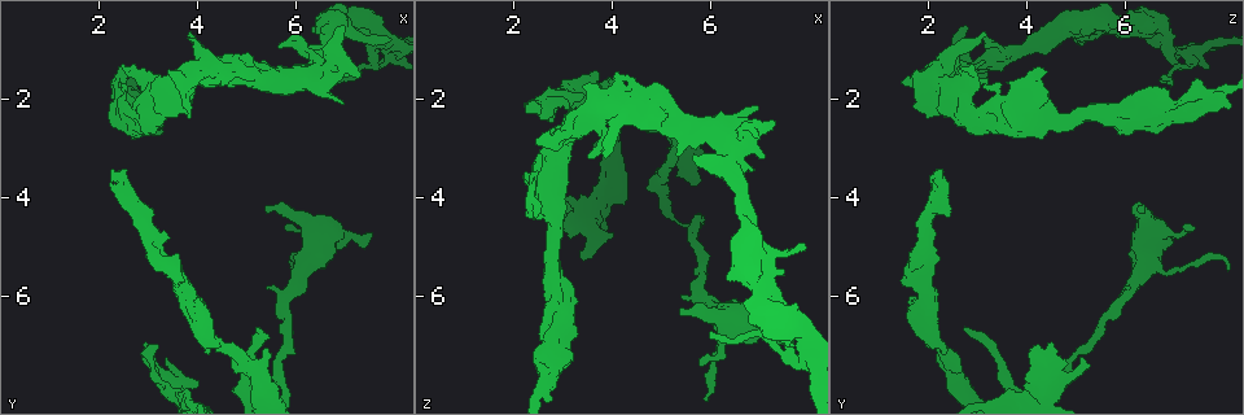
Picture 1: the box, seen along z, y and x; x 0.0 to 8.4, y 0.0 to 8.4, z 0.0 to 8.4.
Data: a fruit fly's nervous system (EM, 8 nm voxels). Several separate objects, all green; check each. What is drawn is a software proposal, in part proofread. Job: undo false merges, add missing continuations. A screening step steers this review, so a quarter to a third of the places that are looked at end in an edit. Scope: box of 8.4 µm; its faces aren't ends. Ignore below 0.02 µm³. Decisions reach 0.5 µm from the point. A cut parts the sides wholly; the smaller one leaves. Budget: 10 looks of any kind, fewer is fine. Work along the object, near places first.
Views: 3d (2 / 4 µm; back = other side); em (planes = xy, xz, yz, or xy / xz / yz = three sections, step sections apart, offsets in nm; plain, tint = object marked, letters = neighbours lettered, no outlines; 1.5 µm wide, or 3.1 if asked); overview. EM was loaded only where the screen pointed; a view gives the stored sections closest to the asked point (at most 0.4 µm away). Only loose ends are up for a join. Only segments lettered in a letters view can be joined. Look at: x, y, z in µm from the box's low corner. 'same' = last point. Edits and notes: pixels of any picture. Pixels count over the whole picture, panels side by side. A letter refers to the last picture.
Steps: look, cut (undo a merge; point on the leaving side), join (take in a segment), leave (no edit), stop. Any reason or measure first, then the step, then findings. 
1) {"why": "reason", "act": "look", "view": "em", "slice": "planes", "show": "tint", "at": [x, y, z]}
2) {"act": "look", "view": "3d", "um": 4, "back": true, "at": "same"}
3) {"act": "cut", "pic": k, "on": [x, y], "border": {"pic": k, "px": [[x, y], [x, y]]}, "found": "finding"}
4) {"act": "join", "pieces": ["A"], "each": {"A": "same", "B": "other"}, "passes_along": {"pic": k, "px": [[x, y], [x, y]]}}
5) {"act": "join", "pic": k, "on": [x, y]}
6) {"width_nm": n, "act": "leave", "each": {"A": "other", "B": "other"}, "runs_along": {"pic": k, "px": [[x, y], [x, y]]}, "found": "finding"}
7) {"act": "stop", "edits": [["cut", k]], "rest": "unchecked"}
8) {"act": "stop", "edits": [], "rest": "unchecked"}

{"why": "branch stops here", "act": "look", "view": "3d", "um": 4, "at": [7.85, 0.75, 4.95]}

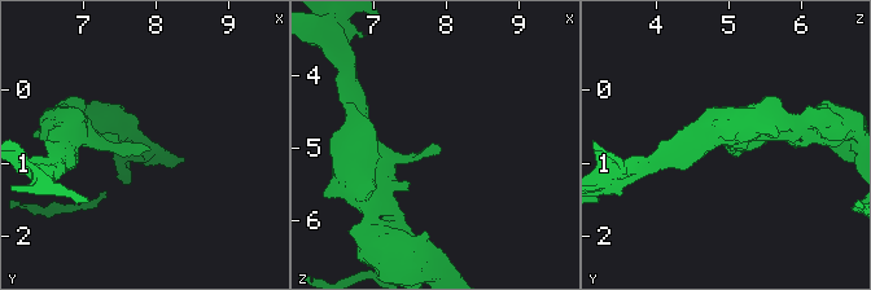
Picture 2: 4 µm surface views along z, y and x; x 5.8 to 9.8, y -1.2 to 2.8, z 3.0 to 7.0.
{"act": "look", "view": "em", "slice": "planes", "show": "letters", "at": [7.90, 0.80, 4.95]}

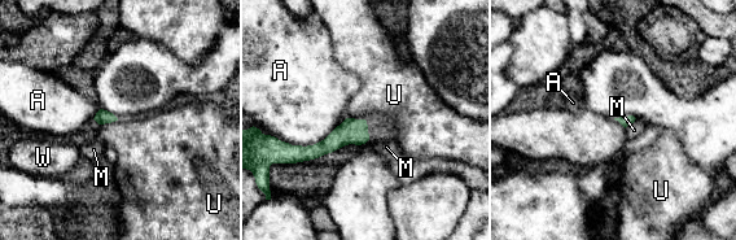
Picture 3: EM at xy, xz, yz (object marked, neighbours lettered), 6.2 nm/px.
{"act": "leave", "each": {"A": "other", "M": "other", "U": "other", "W": "other"}, "runs_along": {"pic": 3, "px": [[364, 127], [316, 151], [293, 148]]}, "found": "no lettered segment goes on from it"}

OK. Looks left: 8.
{"why": "three arms meet", "act": "look", "view": "3d", "um": 4, "at": [7.50, 0.60, 6.70]}

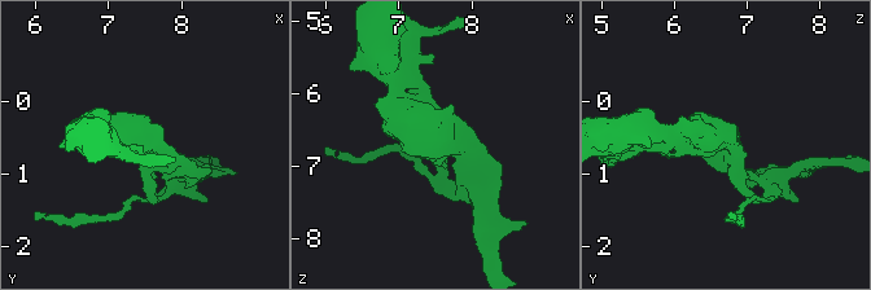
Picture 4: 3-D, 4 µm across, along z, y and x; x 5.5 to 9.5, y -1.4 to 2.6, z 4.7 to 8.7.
{"why": "now the EM", "act": "look", "view": "em", "slice": "yz", "step": 4, "show": "letters", "at": [7.45, 0.55, 6.65]}

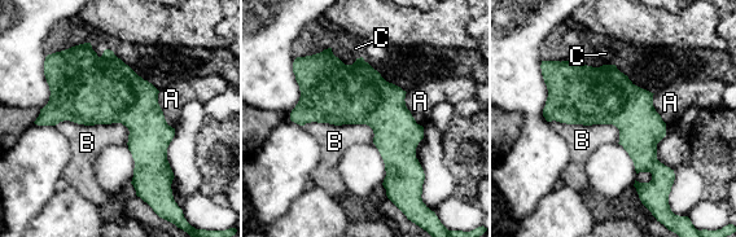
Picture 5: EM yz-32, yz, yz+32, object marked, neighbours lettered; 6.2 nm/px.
{"width_nm": 360, "act": "leave", "each": {"A": "other", "B": "other", "C": "other"}, "found": "one neuron here"}

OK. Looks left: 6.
{"act": "look", "view": "em", "slice": "planes", "show": "letters", "at": [2.65, 1.75, 6.60]}

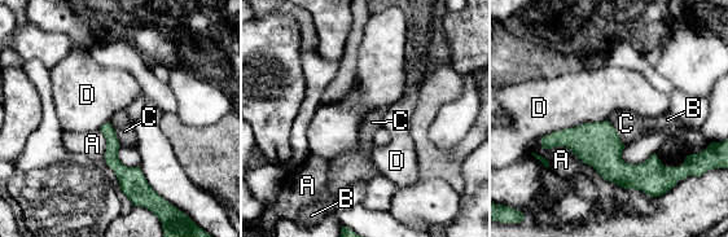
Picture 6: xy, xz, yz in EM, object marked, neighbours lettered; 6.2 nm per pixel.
{"act": "leave", "each": {"A": "other", "B": "other", "C": "other", "D": "other"}, "border": {"pic": 6, "px": [[606, 119], [556, 130], [542, 139]]}, "found": "none of them fits"}

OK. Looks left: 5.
{"act": "look", "view": "3d", "um": 2, "at": [4.40, 7.00, 2.30]}

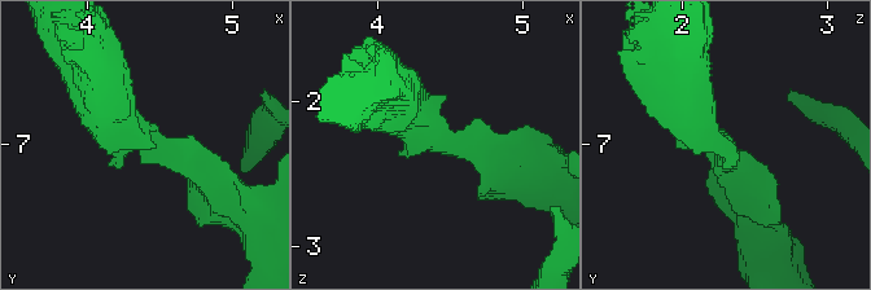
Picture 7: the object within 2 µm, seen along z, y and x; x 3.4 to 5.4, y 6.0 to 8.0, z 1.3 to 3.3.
{"arm_widths_nm": [260, 380], "act": "look", "view": "em", "slice": "xz", "step": 8, "show": "tint", "at": [4.46, 6.98, 2.28]}

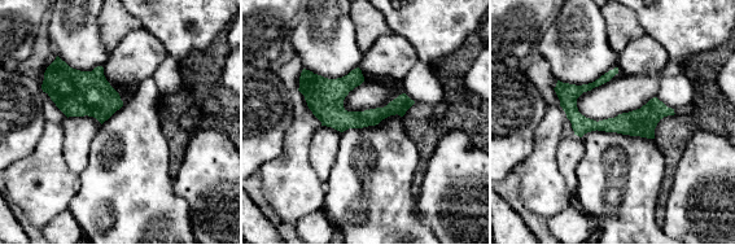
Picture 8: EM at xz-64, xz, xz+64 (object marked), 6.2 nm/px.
{"why": "another direction", "act": "look", "view": "em", "slice": "xy", "step": 4, "show": "letters", "at": "same"}

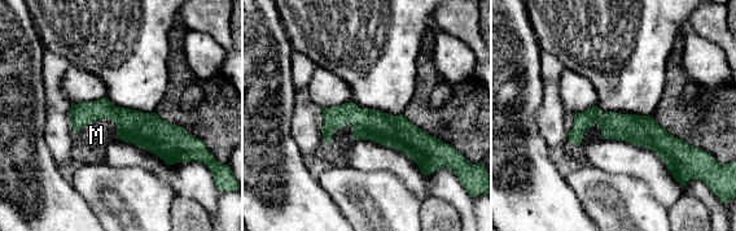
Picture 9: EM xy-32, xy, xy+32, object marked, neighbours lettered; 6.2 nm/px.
{"longest_contact_nm": ["M", 280], "act": "leave", "each": {"M": "other"}, "runs_along": {"pic": 9, "px": [[74, 107], [191, 142]]}, "found": "one neuron here"}

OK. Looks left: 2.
{"act": "stop", "edits": [], "rest": "unchecked"}

